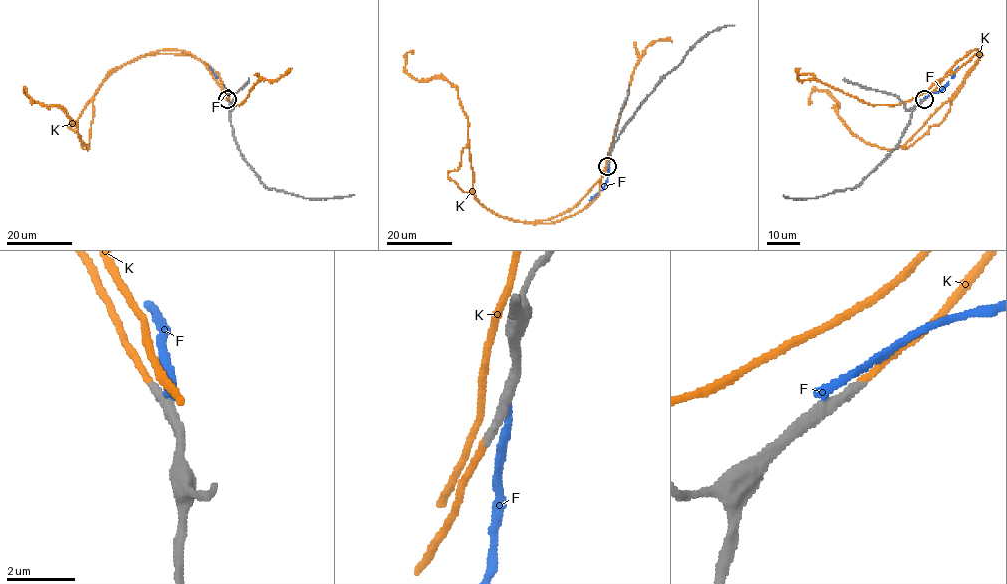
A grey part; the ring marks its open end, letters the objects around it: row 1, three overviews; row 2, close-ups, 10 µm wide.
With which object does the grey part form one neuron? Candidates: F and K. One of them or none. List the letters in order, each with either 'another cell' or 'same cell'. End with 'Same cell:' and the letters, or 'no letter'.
F: another cell
K: same cell
Same cell: K

